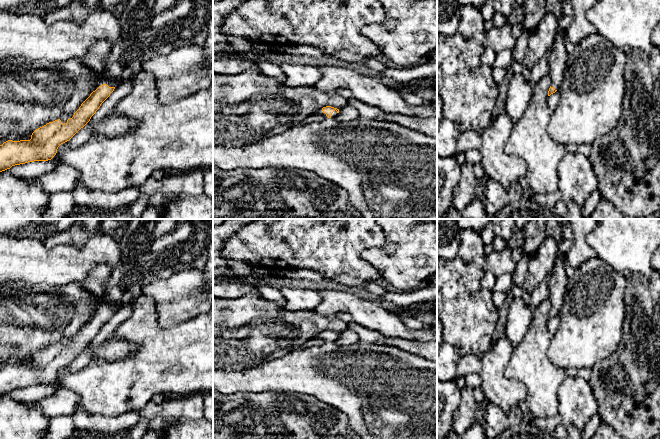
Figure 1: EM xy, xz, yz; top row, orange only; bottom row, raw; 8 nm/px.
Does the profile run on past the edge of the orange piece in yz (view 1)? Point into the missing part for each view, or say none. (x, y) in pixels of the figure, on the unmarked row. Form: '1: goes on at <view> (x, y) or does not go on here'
1: goes on at yz (558, 281)

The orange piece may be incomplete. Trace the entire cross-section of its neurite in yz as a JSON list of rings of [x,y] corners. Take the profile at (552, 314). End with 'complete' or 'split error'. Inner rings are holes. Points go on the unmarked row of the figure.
[[[566,257],[556,258],[552,268],[552,275],[549,279],[549,301],[551,310],[548,315],[548,320],[555,317],[562,308],[563,296],[565,294],[568,277],[565,271]]]; split error

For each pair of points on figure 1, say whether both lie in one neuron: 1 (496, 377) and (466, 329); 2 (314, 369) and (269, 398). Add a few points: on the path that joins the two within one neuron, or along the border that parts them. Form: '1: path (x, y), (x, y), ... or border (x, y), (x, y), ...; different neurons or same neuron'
1: border (491, 345), (478, 356); different neurons
2: border (302, 393), (262, 391), (256, 394); different neurons

